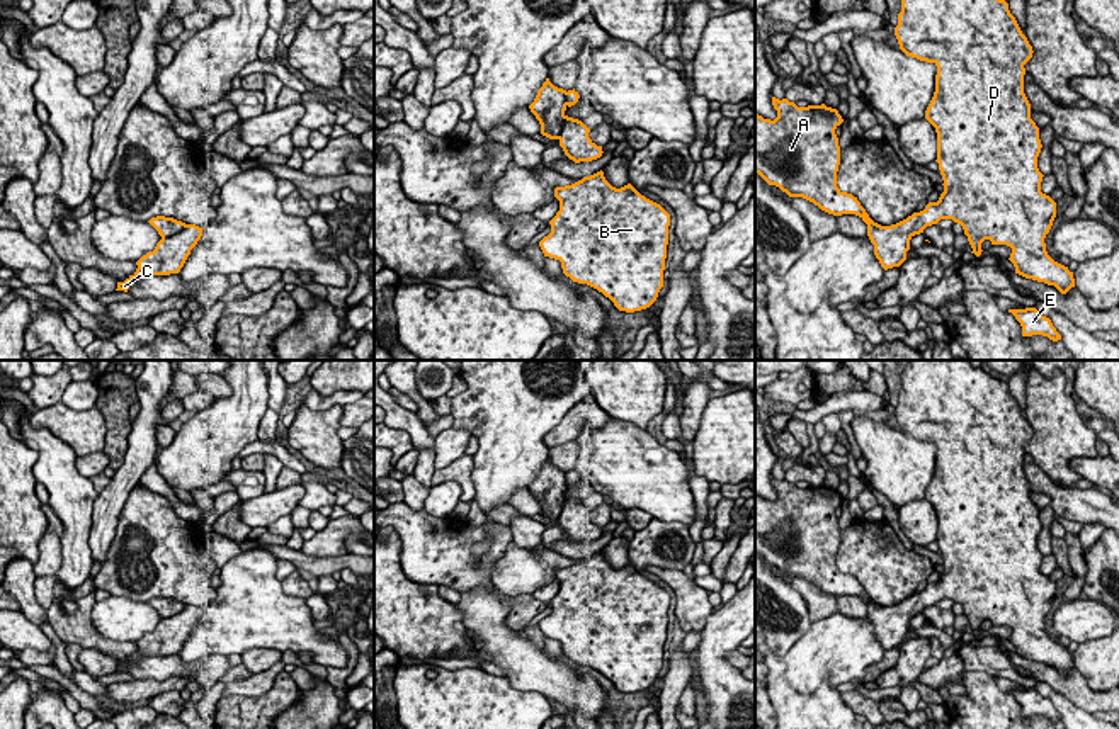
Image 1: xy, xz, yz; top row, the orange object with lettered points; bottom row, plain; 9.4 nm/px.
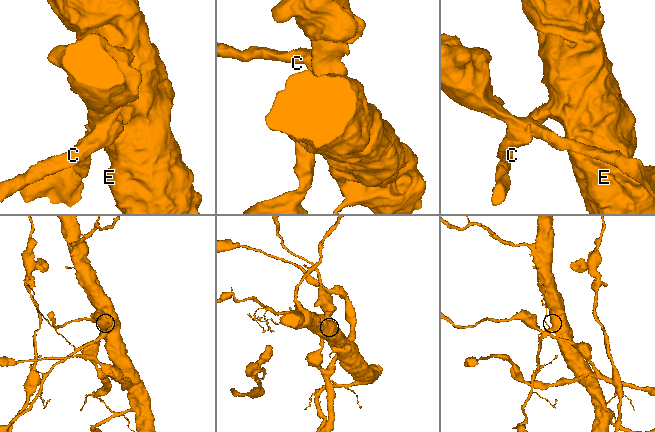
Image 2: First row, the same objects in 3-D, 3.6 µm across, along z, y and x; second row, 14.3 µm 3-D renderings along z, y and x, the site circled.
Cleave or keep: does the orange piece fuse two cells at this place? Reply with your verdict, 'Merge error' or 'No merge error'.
Merge error

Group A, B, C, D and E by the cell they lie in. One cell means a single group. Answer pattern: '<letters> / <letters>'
A / B C D E

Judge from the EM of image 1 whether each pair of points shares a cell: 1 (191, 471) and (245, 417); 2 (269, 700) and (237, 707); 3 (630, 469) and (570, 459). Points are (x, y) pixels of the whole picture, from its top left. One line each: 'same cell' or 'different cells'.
1: same cell
2: same cell
3: different cells

